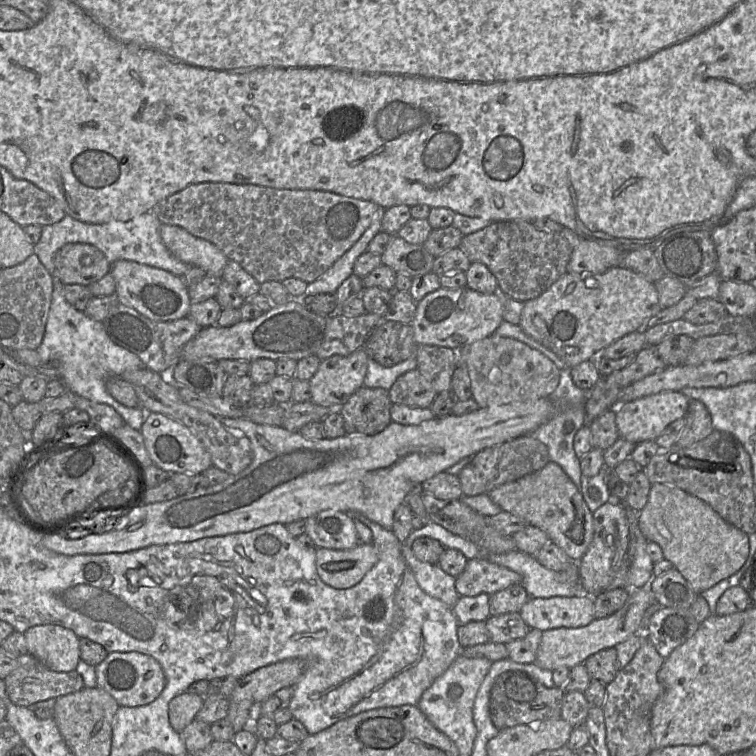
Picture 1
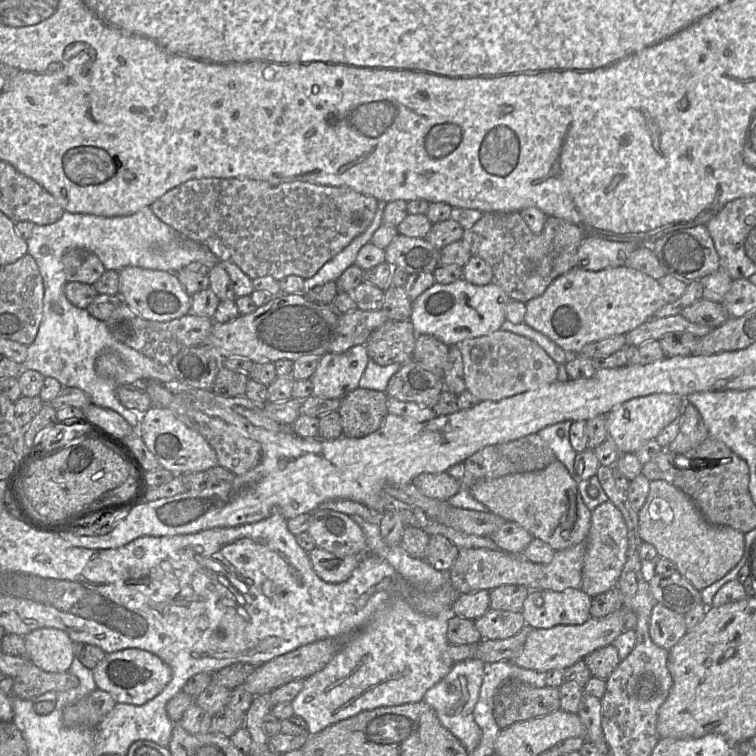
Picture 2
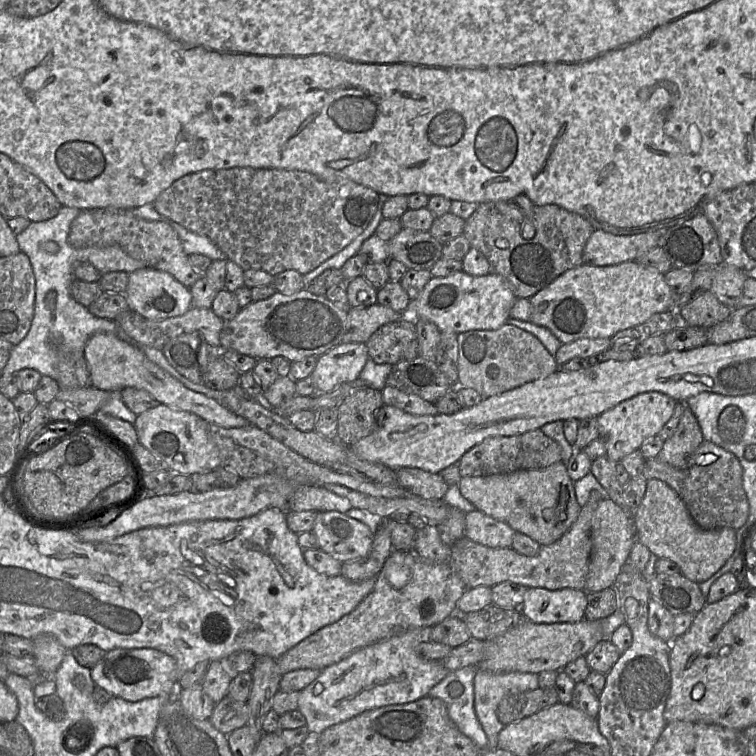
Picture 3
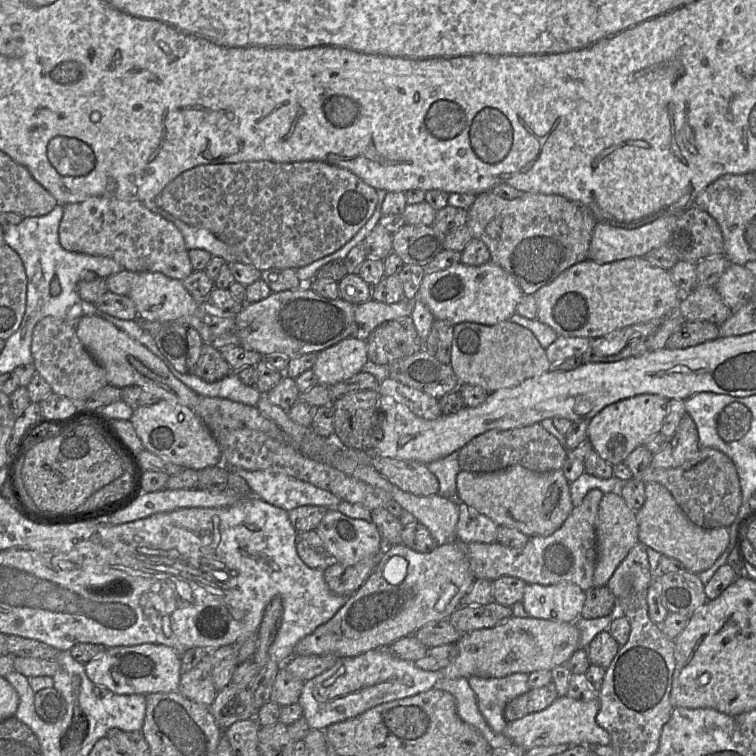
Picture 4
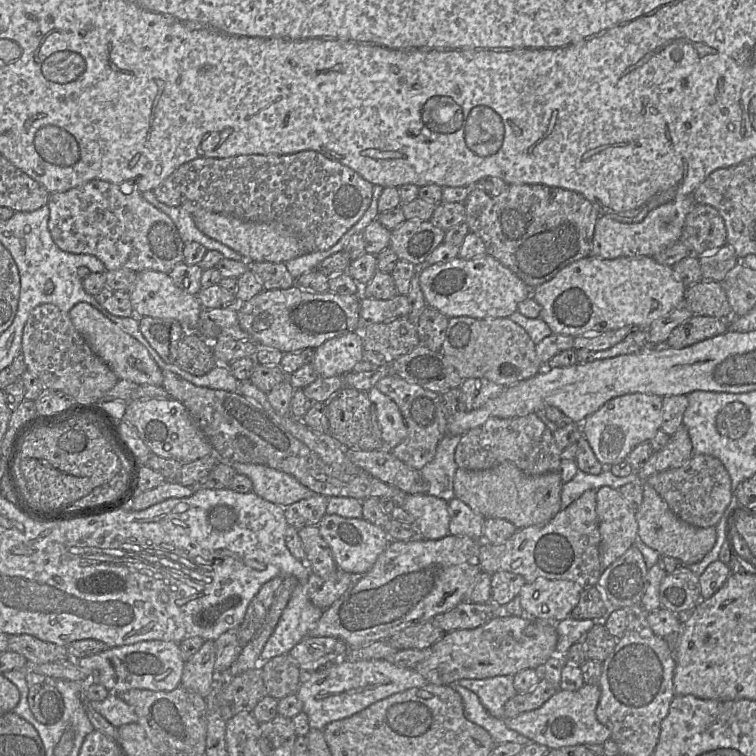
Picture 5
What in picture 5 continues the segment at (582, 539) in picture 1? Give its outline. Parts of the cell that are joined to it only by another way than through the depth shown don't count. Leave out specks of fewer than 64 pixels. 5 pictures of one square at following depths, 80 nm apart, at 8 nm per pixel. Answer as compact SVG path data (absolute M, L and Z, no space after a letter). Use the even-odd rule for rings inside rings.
M503 462L485 470L466 470L458 467L454 476L453 491L457 499L467 504L484 518L501 518L511 522L517 529L549 522L562 508L560 493L563 482L556 471L541 475L527 475L512 462Z

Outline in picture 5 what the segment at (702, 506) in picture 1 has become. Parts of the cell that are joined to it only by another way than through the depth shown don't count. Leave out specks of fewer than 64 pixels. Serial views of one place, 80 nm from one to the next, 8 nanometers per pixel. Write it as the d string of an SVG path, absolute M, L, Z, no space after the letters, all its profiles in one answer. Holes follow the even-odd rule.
M647 482L643 483L643 502L636 511L638 538L647 546L656 550L661 556L680 559L687 565L701 561L714 547L717 539L715 527L700 528L680 519L668 504Z

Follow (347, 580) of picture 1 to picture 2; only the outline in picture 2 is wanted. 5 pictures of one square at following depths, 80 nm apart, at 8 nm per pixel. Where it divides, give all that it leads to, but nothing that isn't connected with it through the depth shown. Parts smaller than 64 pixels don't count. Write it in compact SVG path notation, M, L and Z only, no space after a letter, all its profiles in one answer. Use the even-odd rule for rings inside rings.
M318 547L308 553L315 573L322 580L334 584L346 581L362 557L362 555L336 556Z

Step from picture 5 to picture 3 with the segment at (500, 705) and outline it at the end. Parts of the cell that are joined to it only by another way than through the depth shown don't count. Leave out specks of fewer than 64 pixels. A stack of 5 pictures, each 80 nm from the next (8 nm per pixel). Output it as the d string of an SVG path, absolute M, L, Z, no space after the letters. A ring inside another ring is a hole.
M477 669L474 678L474 708L487 736L488 749L498 748L499 733L505 726L497 716L500 701L508 694L531 691L538 687L538 674Z

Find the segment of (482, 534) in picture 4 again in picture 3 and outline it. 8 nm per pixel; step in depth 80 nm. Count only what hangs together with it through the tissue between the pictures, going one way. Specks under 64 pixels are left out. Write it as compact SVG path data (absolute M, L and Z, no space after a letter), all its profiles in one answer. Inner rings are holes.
M479 510L464 513L464 537L491 548L509 548L515 531Z

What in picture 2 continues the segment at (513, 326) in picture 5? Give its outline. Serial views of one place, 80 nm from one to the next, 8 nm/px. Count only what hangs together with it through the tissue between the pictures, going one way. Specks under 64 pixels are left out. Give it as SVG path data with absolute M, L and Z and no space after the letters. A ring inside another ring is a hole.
M497 330L489 335L465 339L458 344L460 349L466 390L479 401L501 400L557 380L558 364L535 341L510 331Z

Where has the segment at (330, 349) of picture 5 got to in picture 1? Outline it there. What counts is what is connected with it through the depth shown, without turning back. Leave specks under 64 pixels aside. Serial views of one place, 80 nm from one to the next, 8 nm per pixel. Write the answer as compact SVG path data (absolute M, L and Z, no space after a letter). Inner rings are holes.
M364 348L350 355L333 355L321 360L311 378L311 401L317 405L339 410L352 394L363 386L369 356Z

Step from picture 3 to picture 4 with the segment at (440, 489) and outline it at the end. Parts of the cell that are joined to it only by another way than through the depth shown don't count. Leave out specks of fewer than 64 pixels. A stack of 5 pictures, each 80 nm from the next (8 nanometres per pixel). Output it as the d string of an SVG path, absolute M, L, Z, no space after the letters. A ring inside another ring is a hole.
M372 454L371 465L390 483L417 496L438 493L439 482L427 465Z

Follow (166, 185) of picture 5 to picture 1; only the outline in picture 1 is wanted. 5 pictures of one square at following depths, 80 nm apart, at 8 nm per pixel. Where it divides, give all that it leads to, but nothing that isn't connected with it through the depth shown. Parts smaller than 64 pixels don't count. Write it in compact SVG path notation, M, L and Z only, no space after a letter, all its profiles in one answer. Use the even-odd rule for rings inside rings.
M202 182L164 198L151 212L162 224L179 226L213 243L260 284L291 277L309 284L357 242L378 207L368 200L322 190Z

